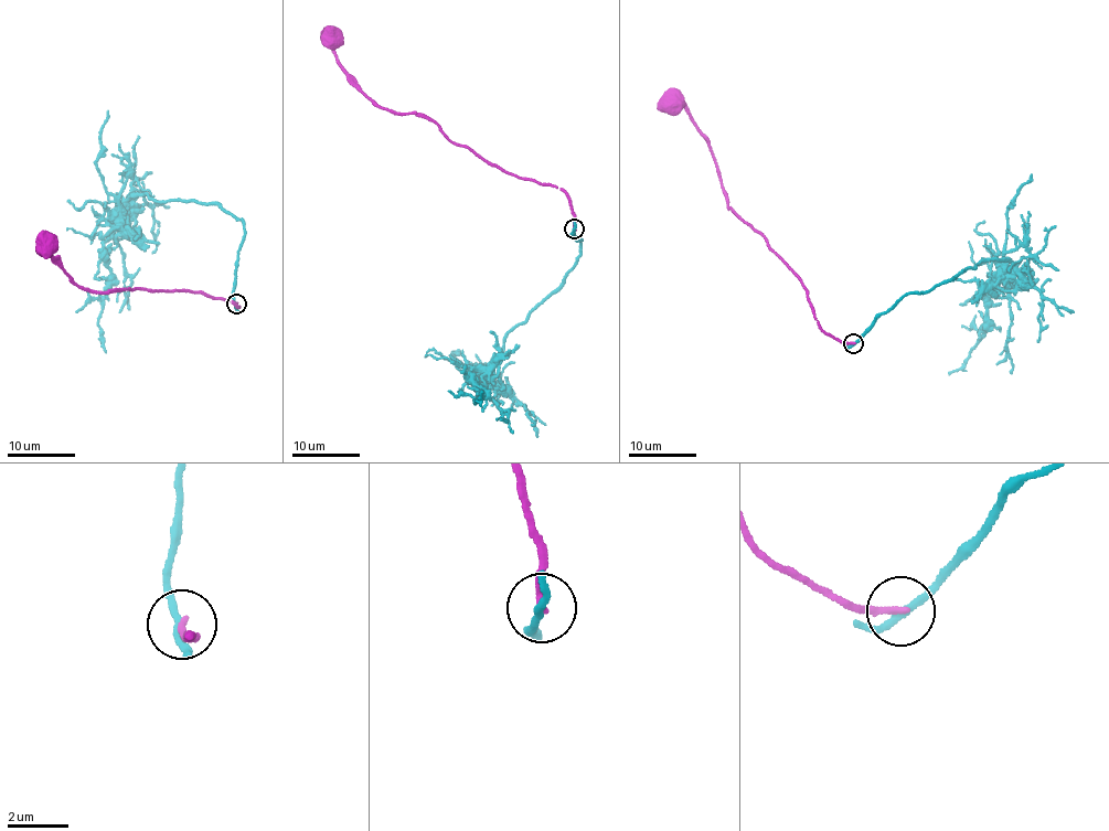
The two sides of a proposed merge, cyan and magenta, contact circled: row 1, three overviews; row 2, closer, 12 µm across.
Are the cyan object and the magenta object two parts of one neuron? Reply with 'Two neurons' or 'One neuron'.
Two neurons

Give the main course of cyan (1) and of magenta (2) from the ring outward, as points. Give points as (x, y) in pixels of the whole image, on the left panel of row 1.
1: (235, 304), (241, 219), (213, 203), (141, 193), (128, 199), (108, 255), (98, 318), (106, 352)
2: (235, 304), (238, 308), (232, 300), (182, 290), (85, 289), (66, 273), (60, 259), (52, 256), (48, 243)

